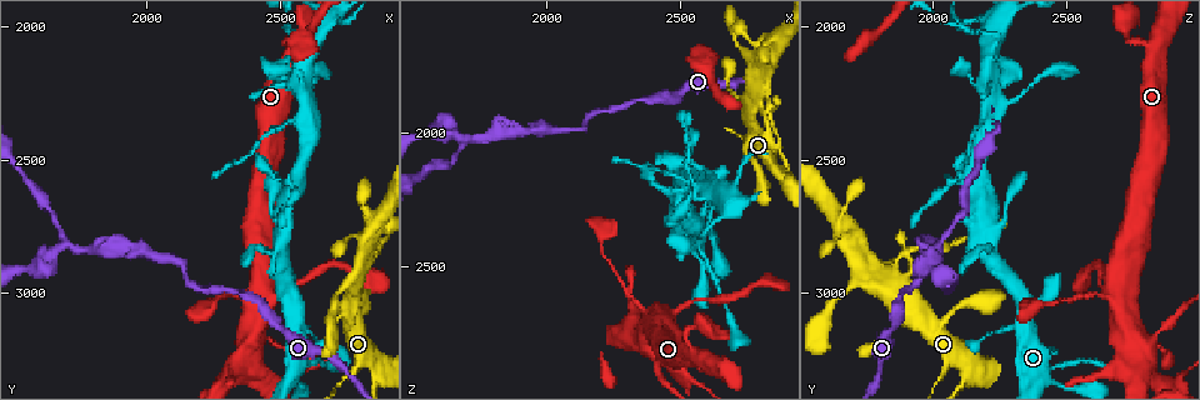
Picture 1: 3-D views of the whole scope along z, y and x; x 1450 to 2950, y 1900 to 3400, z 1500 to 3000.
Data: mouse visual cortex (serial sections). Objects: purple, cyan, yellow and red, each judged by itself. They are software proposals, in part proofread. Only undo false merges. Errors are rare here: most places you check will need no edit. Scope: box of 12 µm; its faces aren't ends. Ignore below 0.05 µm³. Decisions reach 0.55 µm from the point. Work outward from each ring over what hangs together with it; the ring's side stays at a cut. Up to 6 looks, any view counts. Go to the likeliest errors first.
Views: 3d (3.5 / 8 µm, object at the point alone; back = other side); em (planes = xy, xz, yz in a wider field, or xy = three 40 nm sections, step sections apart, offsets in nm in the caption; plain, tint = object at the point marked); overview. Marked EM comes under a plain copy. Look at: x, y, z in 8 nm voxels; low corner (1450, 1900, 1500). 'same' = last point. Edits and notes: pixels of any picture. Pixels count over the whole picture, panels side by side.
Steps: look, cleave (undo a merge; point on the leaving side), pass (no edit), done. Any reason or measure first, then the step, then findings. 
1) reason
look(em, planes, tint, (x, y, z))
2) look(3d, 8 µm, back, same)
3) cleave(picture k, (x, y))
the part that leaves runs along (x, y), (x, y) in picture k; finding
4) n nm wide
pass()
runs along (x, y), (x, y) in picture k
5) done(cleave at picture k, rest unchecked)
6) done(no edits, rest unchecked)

sharp bend
look(3d, 3.5 µm, back, (2470, 3020, 2670))

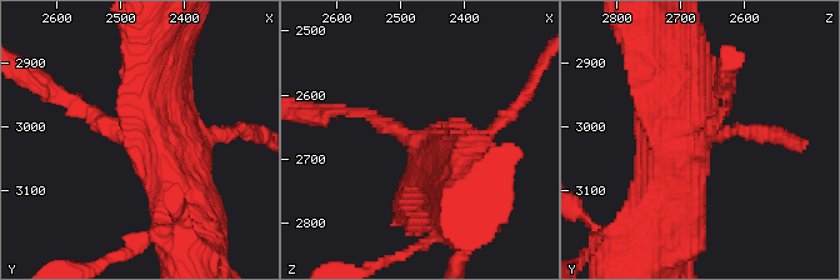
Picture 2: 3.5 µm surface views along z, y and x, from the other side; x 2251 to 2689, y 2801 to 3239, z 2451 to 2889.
look(em, xy, step 5, tint, (2480, 3015, 2670))

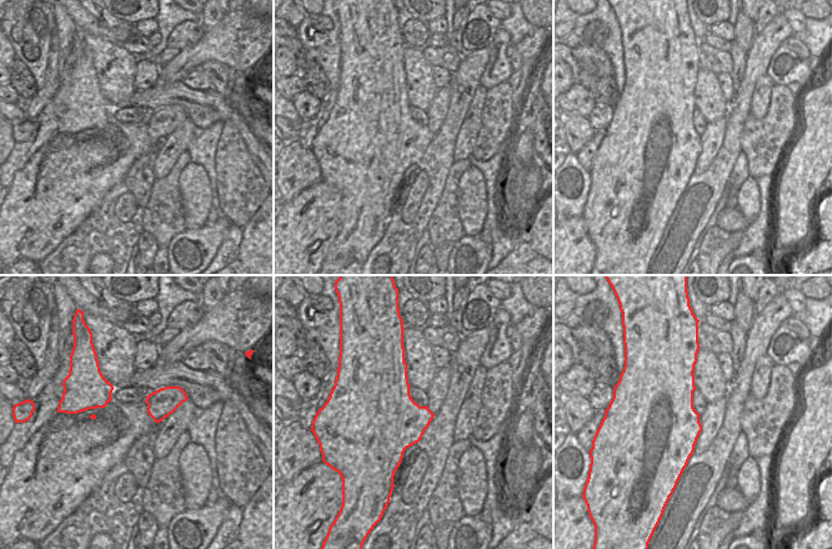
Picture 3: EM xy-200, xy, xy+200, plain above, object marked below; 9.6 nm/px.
pass()
runs along (160, 43), (160, 154), (184, 208) in picture 2; continuous, no second cell

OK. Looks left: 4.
a narrow waist
look(3d, 3.5 µm, (2540, 2020, 2150))

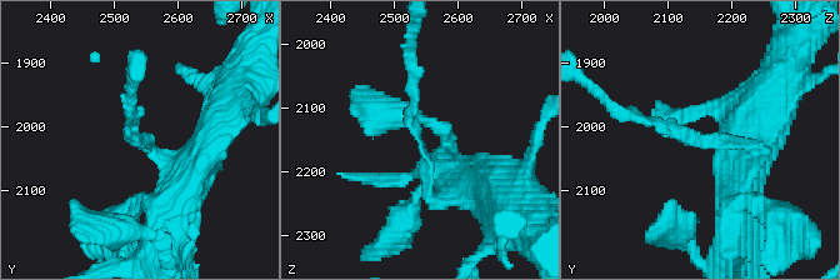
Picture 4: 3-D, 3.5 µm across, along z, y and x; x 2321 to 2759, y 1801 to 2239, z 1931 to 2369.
arms of 100, 150 nm
look(em, xy, step 3, tint, (2545, 2020, 2165))

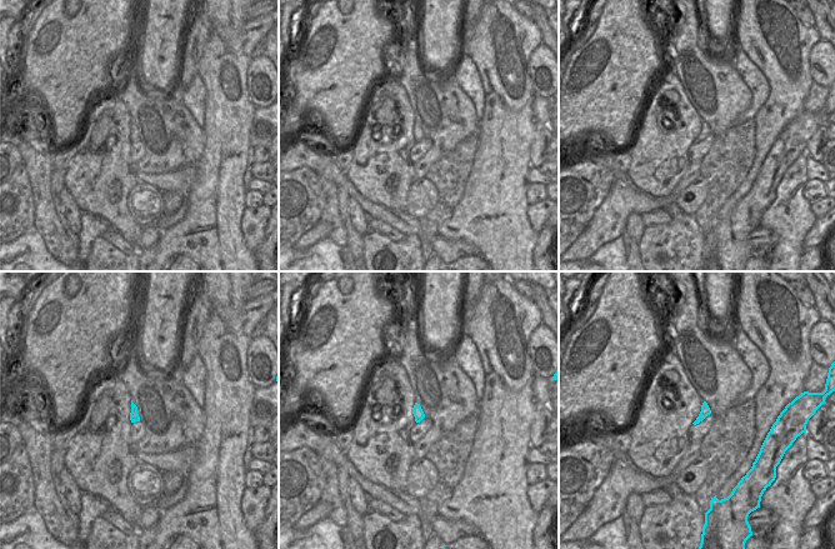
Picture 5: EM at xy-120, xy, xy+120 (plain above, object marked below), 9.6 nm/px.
100 nm wide
pass()
runs along (749, 173), (753, 145), (638, 119) in picture 4; continuous, no second cell

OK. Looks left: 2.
narrows sharply
look(3d, 3.5 µm, (2560, 2610, 2040))

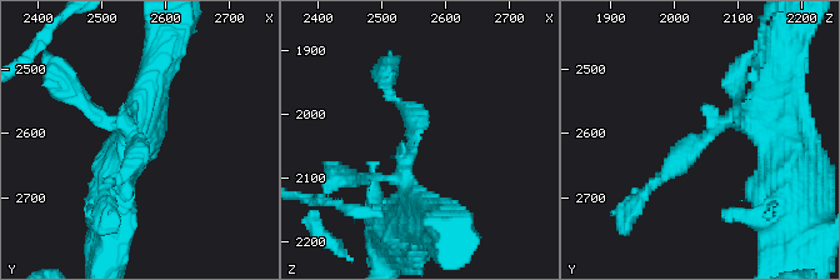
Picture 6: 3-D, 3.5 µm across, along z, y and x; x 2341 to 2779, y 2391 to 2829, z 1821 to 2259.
look(em, xy, step 2, tint, (2550, 2610, 2045))

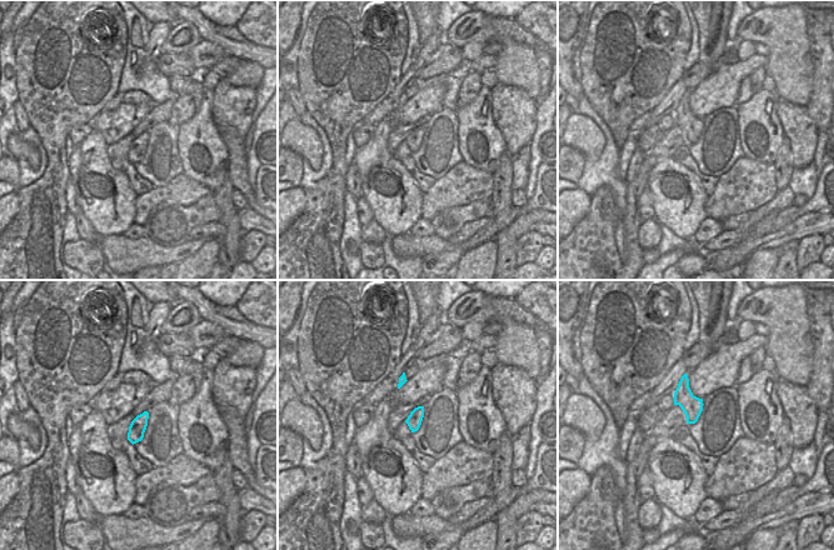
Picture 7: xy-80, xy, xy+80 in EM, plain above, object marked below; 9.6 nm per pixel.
pass()
runs along (769, 129), (720, 121), (644, 194) in picture 6; all the same cell

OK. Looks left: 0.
done(no edits, rest unchecked)

